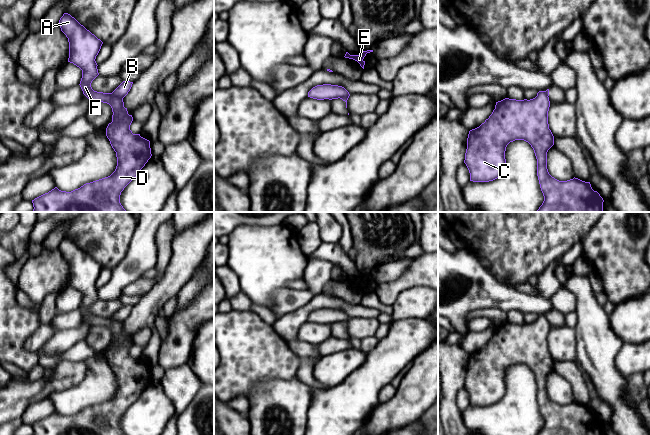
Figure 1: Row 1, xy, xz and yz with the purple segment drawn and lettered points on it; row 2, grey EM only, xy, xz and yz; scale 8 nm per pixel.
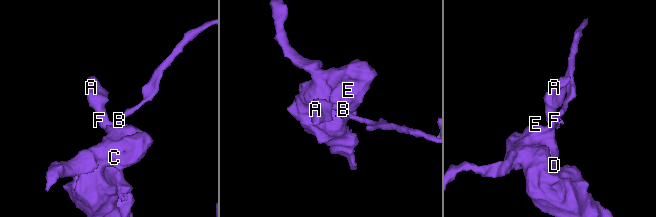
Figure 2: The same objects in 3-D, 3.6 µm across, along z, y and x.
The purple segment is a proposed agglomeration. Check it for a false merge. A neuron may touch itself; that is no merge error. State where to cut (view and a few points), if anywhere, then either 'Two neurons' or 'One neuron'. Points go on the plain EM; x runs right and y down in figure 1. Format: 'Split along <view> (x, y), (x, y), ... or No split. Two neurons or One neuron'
Split along xy (111, 317), (122, 322). Two neurons

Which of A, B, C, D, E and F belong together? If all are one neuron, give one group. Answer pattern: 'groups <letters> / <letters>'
groups A C D E F / B

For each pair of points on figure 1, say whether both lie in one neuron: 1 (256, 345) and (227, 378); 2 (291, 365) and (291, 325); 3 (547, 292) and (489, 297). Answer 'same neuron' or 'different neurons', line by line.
1: same neuron
2: different neurons
3: different neurons

